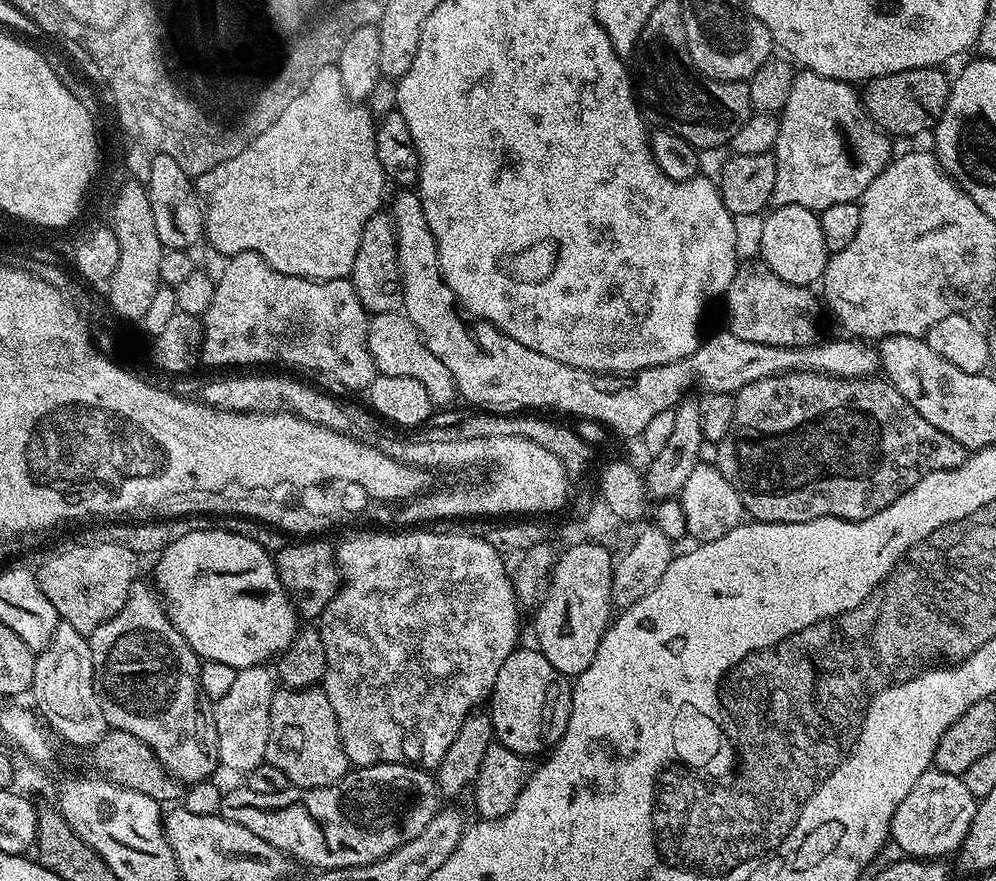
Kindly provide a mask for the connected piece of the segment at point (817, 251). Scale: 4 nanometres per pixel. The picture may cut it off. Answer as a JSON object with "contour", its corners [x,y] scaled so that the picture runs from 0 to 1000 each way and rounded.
{"contour":[[[809,234],[776,235],[763,252],[762,294],[767,296],[770,304],[777,306],[785,320],[806,327],[818,323],[818,318],[820,321],[826,314],[833,289],[829,270],[825,270],[822,244],[809,238]]]}

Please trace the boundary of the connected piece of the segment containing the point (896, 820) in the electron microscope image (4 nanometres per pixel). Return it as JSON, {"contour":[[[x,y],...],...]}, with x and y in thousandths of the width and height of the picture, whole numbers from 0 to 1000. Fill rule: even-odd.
{"contour":[[[939,872],[932,873],[896,925],[895,952],[914,974],[936,976],[948,974],[954,967],[959,968],[973,942],[976,907],[967,882]]]}

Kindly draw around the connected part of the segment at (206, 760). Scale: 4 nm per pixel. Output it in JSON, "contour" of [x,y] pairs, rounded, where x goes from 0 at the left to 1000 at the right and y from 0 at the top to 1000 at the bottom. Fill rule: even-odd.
{"contour":[[[134,663],[127,688],[122,688],[114,701],[90,719],[96,787],[102,797],[102,810],[106,810],[109,827],[143,838],[143,842],[155,851],[159,865],[163,865],[165,873],[176,885],[186,891],[198,890],[200,885],[210,884],[213,875],[222,871],[213,804],[201,781],[203,750],[187,724],[183,724],[183,720],[179,720],[177,712],[169,705],[169,696],[165,694],[158,669],[149,663]]]}

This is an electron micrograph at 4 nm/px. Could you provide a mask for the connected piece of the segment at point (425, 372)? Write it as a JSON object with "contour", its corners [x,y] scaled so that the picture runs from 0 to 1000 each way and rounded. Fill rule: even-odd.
{"contour":[[[405,353],[380,356],[370,362],[369,396],[381,426],[419,430],[424,434],[424,438],[428,438],[428,447],[432,447],[439,460],[450,459],[454,453],[459,453],[458,435],[452,420],[448,420],[448,415],[444,415],[444,406],[437,404],[432,393],[428,393],[424,379],[420,379],[416,365],[412,365]]]}

